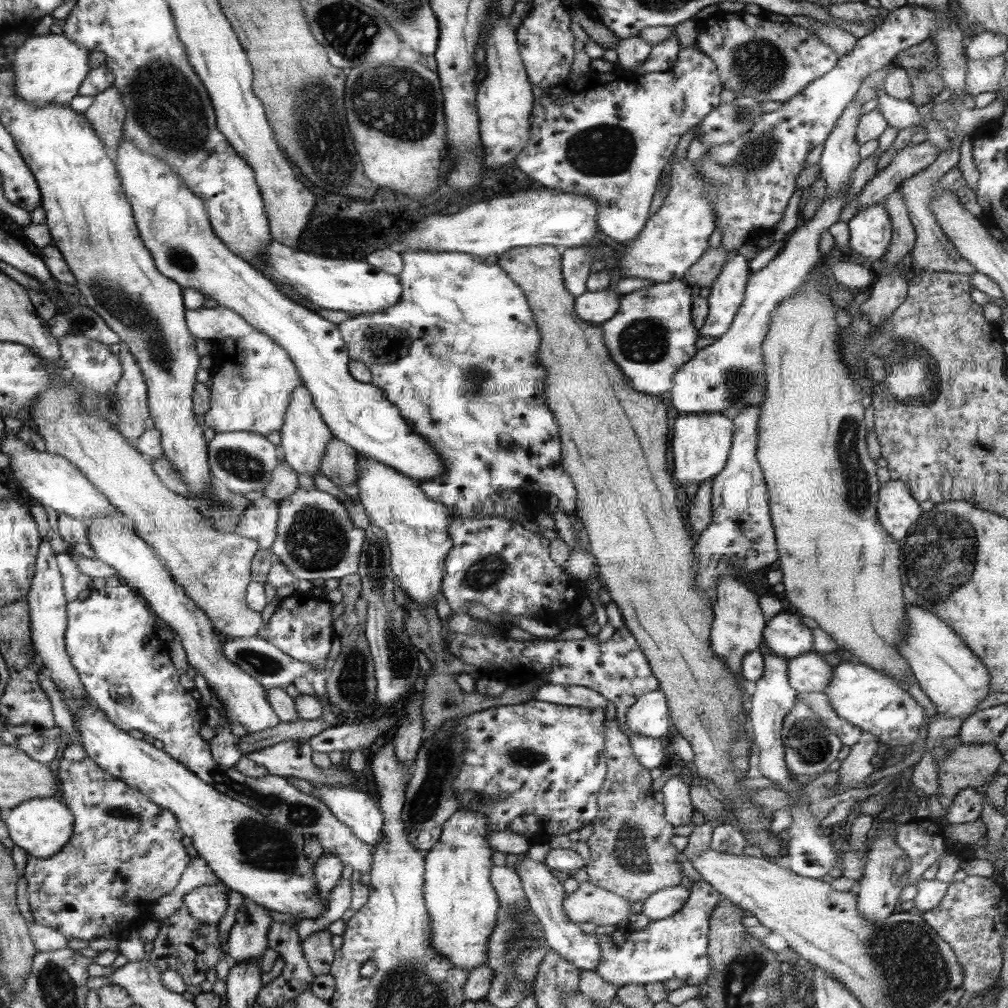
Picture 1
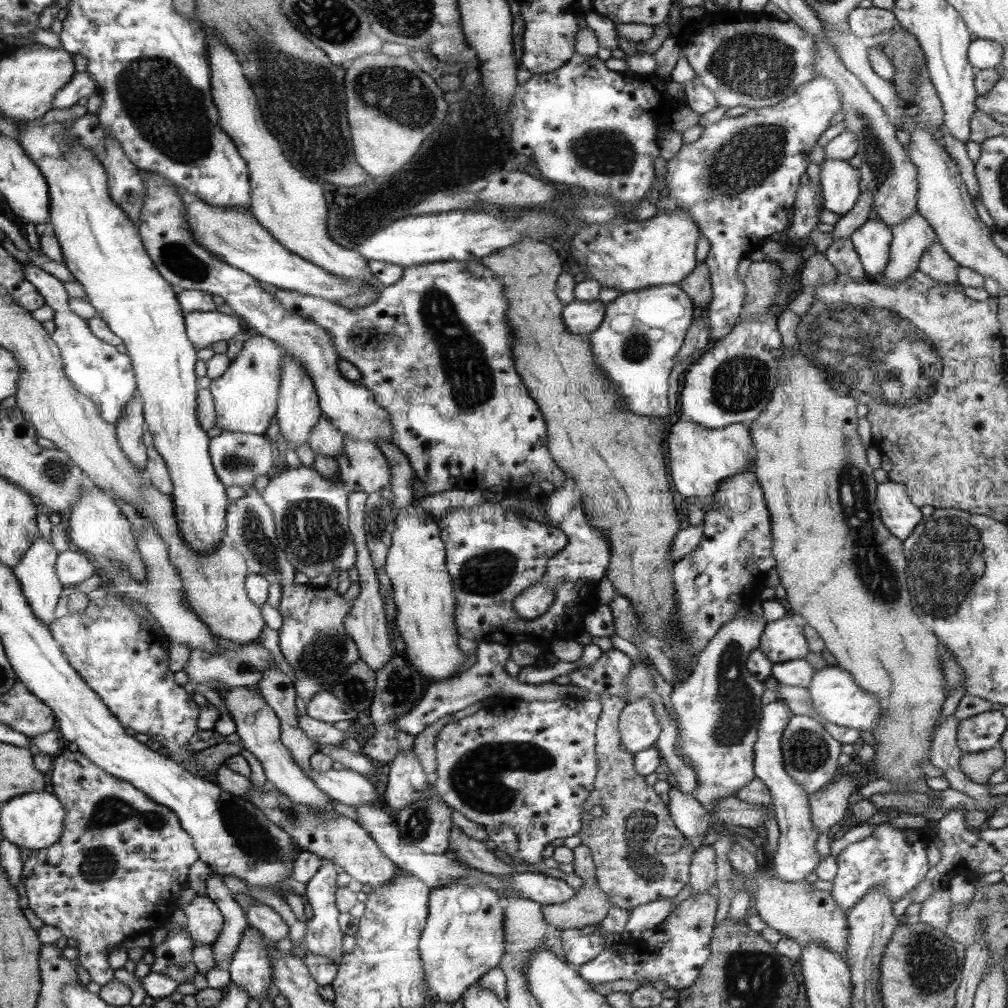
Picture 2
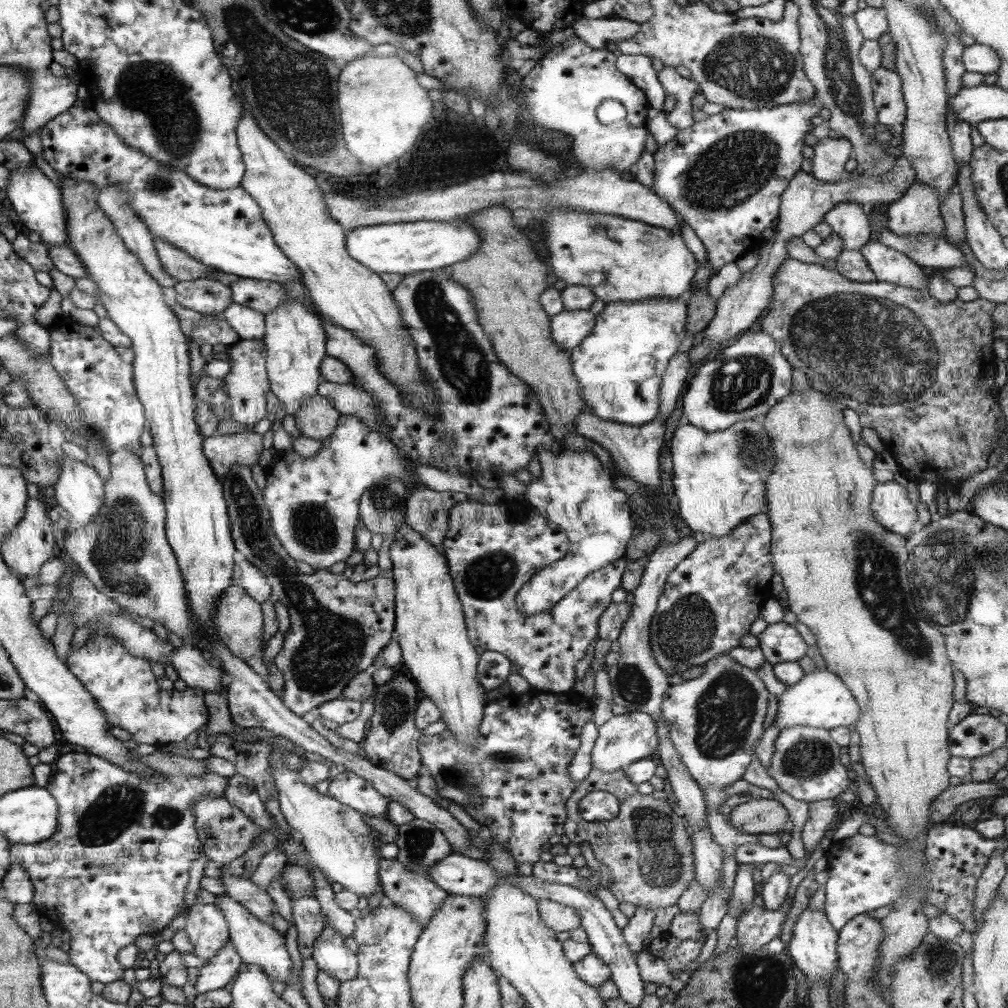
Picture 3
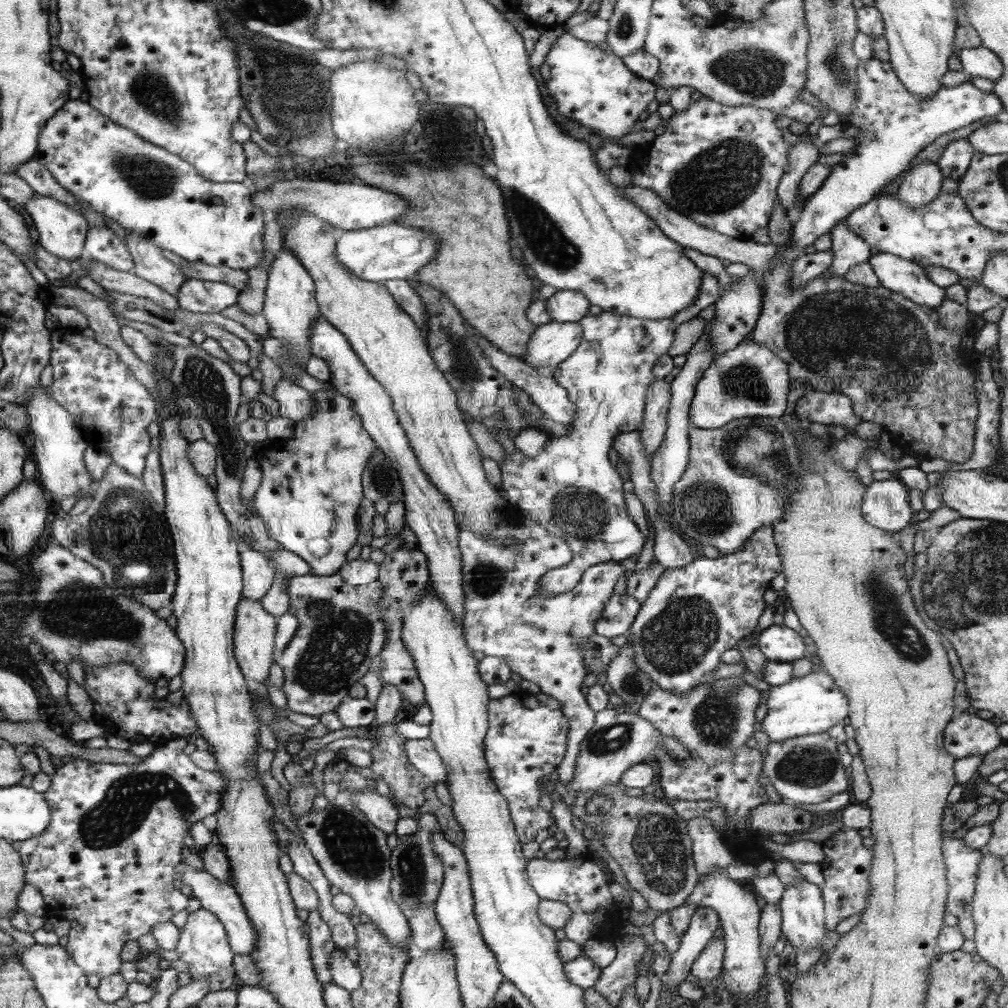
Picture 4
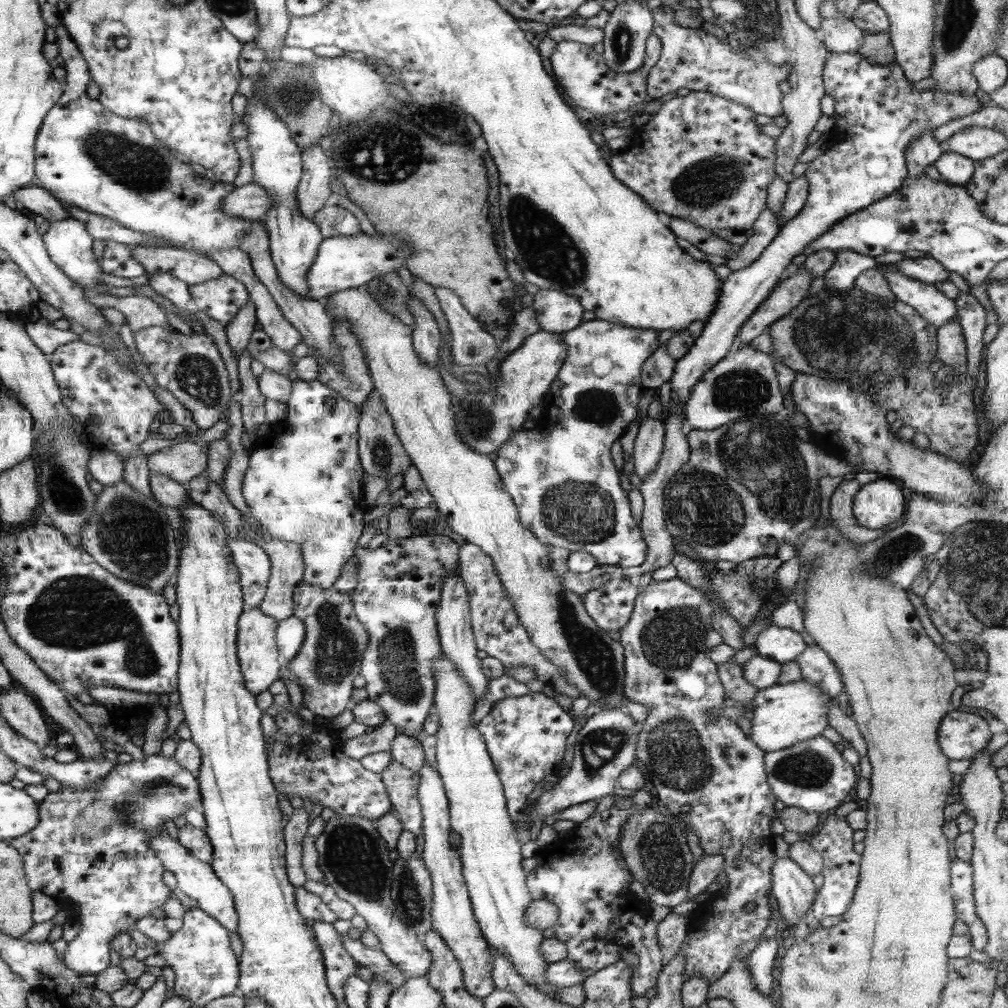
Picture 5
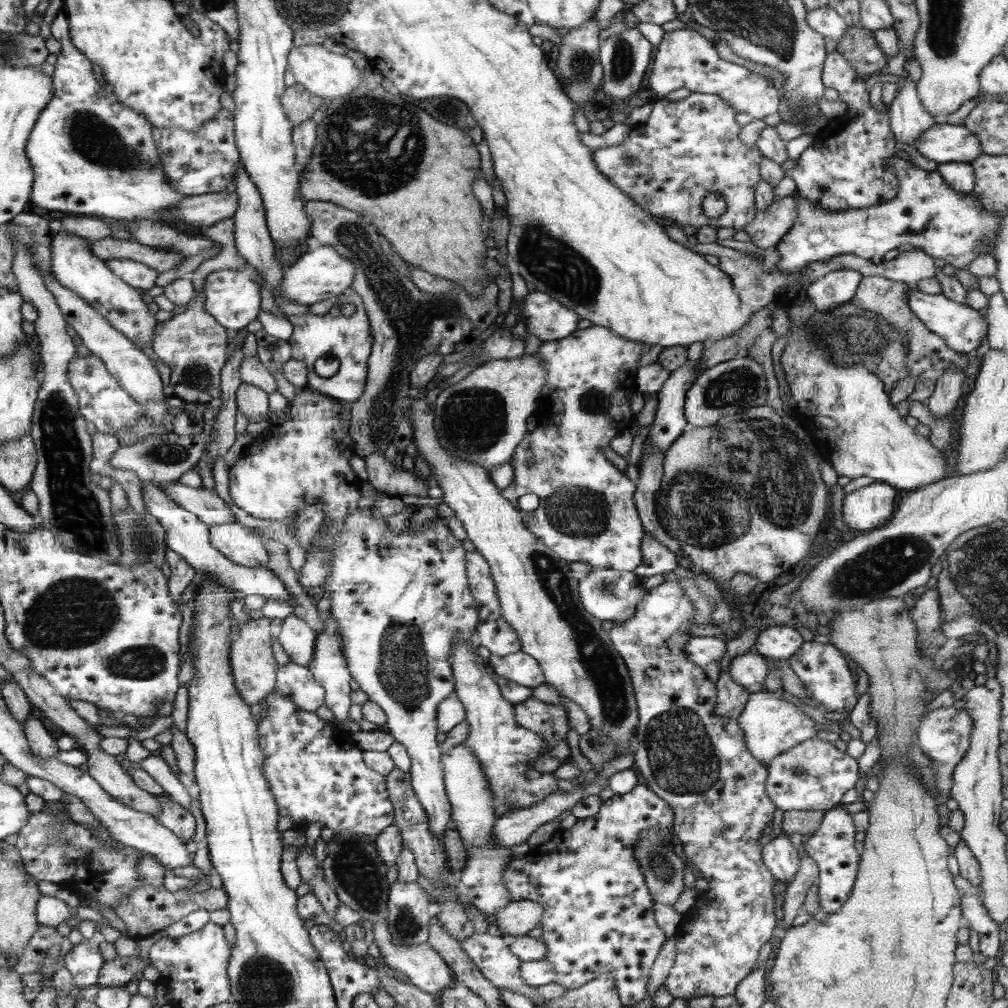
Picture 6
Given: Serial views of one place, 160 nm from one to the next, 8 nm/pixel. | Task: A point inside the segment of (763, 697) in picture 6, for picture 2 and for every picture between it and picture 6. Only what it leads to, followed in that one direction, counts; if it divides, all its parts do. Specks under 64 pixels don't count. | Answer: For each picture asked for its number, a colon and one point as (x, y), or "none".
2: (836, 695)
3: (821, 699)
4: (807, 705)
5: (785, 714)

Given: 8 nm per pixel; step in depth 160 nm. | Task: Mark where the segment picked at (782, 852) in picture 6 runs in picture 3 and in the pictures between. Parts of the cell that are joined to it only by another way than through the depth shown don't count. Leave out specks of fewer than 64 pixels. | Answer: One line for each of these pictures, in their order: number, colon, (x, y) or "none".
3: (813, 949)
4: (802, 912)
5: (793, 889)

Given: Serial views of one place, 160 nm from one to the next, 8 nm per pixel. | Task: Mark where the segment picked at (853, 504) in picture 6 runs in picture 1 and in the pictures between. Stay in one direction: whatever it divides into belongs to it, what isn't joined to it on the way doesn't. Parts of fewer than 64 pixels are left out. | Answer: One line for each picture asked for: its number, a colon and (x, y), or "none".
1: (897, 510)
2: (898, 513)
3: (890, 505)
4: (886, 505)
5: (878, 504)

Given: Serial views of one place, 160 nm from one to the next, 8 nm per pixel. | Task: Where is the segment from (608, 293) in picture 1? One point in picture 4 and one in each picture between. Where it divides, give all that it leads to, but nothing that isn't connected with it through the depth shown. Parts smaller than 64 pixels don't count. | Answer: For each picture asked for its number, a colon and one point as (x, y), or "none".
2: (581, 317)
3: (568, 328)
4: (552, 343)

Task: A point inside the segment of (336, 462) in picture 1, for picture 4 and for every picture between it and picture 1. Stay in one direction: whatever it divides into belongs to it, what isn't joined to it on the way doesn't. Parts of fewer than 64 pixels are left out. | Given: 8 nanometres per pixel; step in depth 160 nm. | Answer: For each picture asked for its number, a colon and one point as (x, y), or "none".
2: (325, 440)
3: (317, 418)
4: (295, 403)

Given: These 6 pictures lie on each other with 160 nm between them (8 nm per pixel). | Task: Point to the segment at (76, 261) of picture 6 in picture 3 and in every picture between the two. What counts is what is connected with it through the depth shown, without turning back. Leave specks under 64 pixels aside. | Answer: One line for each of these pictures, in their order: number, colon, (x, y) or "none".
3: (38, 202)
4: (62, 230)
5: (69, 242)

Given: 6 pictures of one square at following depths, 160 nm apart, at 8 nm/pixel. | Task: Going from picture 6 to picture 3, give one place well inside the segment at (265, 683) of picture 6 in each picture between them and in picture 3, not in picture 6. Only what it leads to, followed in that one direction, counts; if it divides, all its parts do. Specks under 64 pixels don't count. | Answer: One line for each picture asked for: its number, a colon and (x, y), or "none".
3: (238, 621)
4: (254, 638)
5: (260, 659)

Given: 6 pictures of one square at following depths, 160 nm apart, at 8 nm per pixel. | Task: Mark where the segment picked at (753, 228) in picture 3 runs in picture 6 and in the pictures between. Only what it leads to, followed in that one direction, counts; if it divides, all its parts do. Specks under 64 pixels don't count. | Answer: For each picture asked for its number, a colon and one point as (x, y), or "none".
4: (719, 165)
5: (703, 158)
6: (688, 148)

